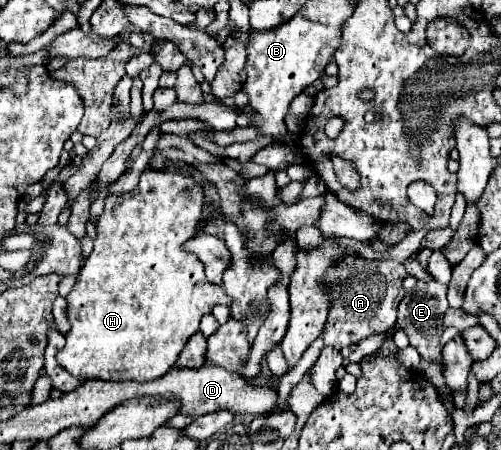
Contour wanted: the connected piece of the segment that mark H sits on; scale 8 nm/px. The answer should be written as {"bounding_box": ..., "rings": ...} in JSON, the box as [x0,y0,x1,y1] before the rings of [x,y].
{"bounding_box":[57,169,231,381],"rings":[[[147,169],[141,175],[141,183],[139,183],[139,193],[127,193],[127,195],[109,195],[105,199],[105,211],[99,217],[97,223],[97,239],[95,239],[95,249],[89,255],[89,259],[85,261],[85,265],[81,267],[81,273],[77,275],[77,281],[71,289],[71,293],[67,295],[67,315],[69,315],[69,323],[71,323],[71,331],[65,335],[67,343],[65,347],[57,353],[57,361],[75,377],[89,377],[89,379],[103,379],[103,381],[153,381],[157,377],[163,377],[177,361],[179,353],[183,351],[185,343],[189,341],[191,335],[195,335],[199,331],[199,321],[203,315],[211,313],[213,307],[219,305],[231,305],[231,297],[223,291],[223,287],[217,287],[213,283],[209,283],[205,279],[203,273],[203,263],[193,255],[183,251],[183,243],[187,243],[189,239],[193,239],[197,235],[197,225],[205,219],[203,215],[203,207],[205,207],[205,195],[203,195],[203,187],[197,183],[193,185],[191,179],[181,177],[177,171],[153,171]]]}

